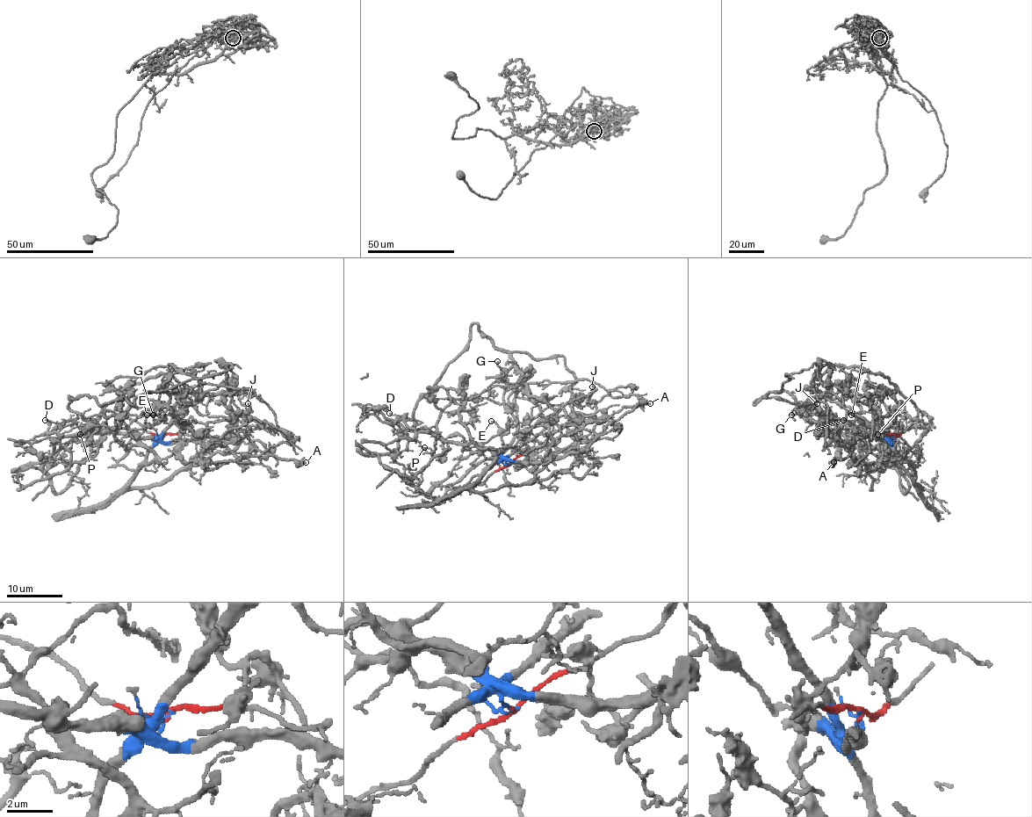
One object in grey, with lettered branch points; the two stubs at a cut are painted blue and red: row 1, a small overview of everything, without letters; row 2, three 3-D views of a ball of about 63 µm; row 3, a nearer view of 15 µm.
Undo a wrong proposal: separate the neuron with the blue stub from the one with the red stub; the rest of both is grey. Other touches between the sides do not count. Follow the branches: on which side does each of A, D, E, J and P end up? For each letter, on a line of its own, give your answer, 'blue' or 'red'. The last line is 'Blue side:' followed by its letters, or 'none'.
A: blue
D: blue
E: blue
J: blue
P: blue
Blue side: A, D, E, J, P

